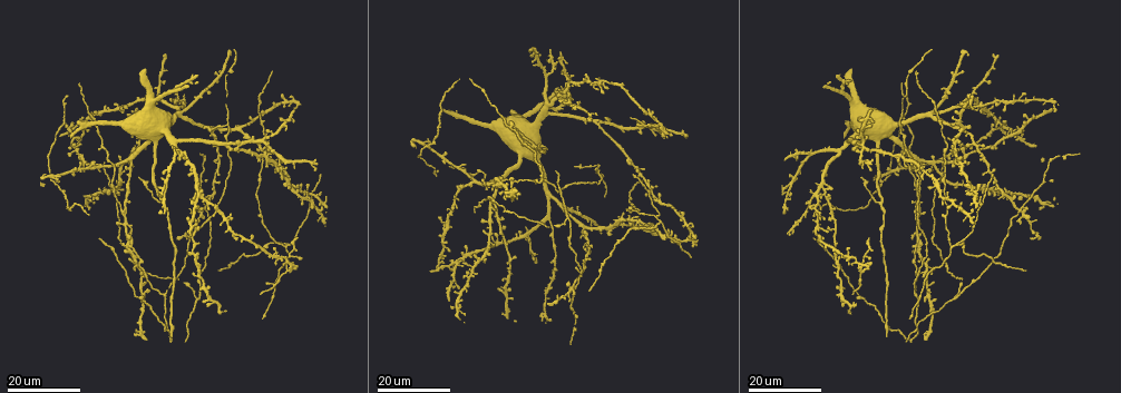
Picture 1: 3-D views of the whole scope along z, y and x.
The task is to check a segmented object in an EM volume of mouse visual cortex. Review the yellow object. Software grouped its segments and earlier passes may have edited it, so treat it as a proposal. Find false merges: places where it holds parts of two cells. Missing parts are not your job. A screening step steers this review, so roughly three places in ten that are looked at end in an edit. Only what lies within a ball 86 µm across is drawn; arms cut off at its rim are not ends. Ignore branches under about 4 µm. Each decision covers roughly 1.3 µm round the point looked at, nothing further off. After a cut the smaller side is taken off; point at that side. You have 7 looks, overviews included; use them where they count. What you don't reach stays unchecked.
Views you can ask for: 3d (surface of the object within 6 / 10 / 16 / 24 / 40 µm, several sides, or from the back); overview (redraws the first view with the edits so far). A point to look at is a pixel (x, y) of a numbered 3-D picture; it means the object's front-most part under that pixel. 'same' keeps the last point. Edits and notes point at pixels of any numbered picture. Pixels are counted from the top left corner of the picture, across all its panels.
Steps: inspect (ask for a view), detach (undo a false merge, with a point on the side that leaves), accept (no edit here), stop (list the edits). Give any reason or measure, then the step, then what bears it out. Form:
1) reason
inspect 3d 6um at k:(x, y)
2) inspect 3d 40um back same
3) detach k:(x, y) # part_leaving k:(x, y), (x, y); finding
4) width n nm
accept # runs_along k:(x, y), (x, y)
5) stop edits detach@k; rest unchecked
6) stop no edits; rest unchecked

thin arm on a thick one
inspect 3d 24um at 1:(879, 182)

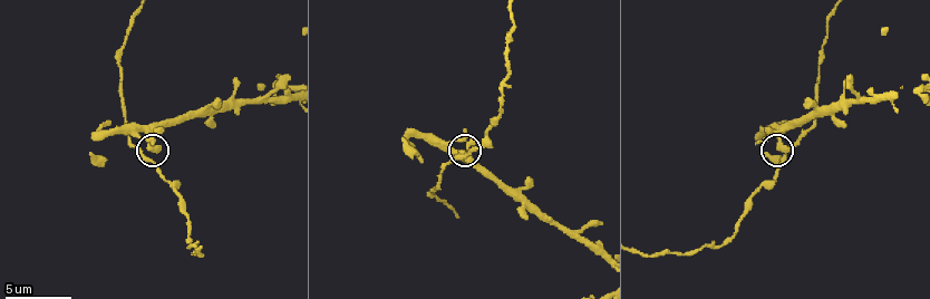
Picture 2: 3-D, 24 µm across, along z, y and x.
inspect 3d 10um at 2:(460, 155)

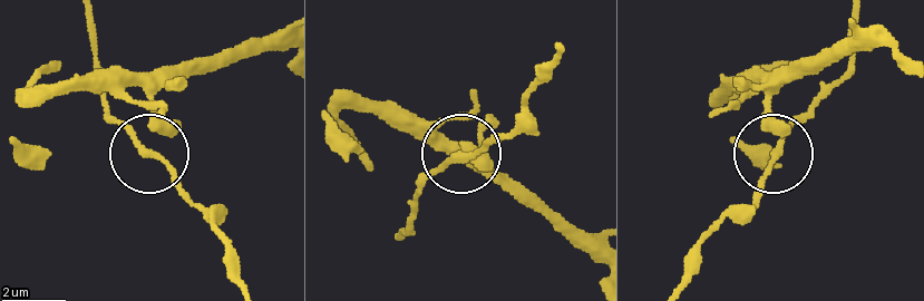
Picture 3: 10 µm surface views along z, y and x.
side_arm 29 um
accept # runs_along 3:(596, 261), (466, 152), (523, 115); all the same cell

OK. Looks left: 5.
four arms meet
inspect 3d 16um at 1:(123, 210)

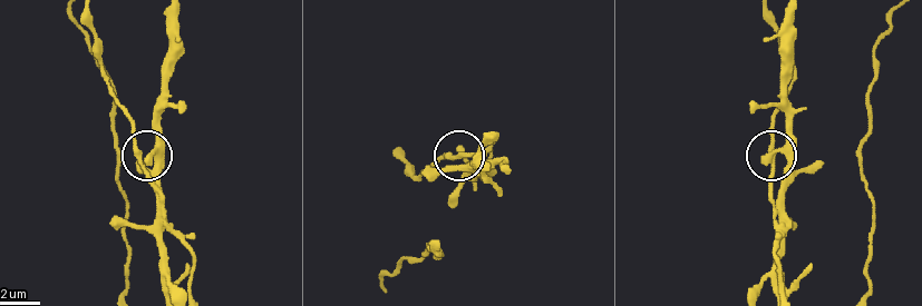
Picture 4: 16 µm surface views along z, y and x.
closer look
inspect 3d 10um at 4:(142, 165)

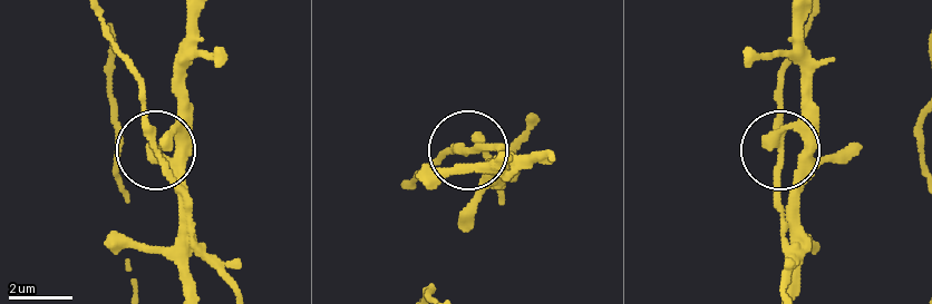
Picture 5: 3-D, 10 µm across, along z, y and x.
width 220 nm
accept # runs_along 5:(803, 13), (799, 109), (776, 144), (776, 71); all the same cell

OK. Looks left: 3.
inspect 3d 24um at 1:(899, 123)

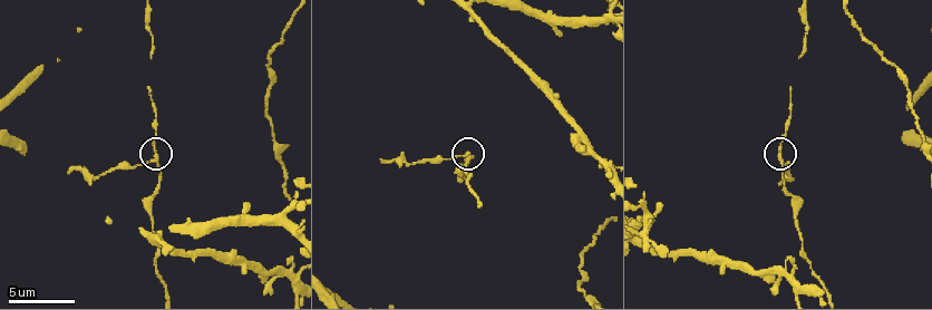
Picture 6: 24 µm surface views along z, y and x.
inspect 3d 6um at 6:(780, 159)

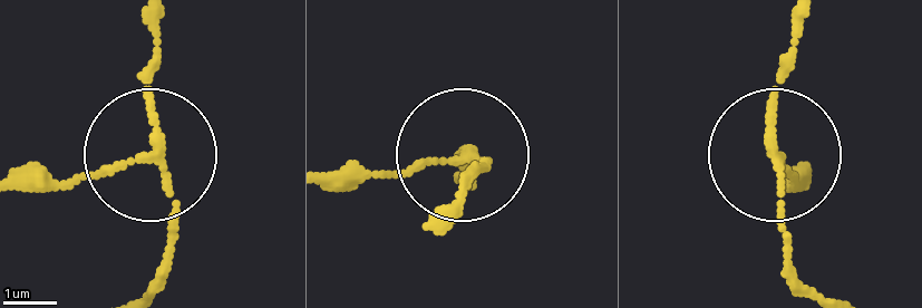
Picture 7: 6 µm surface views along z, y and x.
arms 3
detach 7:(77, 182) # part_leaving 7:(136, 159), (20, 185); two cells meet here

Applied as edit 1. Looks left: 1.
stop edits detach@7; rest unchecked

